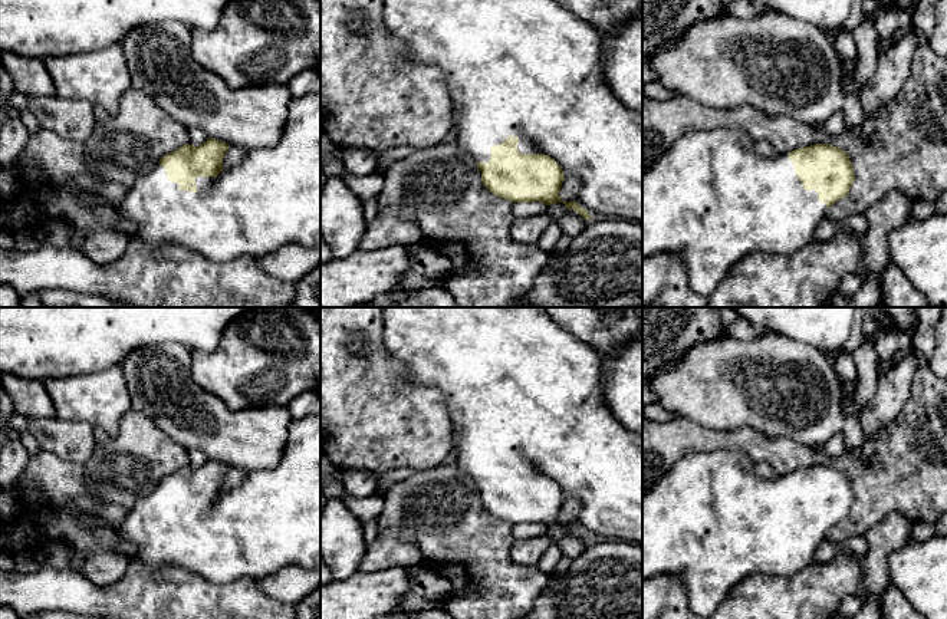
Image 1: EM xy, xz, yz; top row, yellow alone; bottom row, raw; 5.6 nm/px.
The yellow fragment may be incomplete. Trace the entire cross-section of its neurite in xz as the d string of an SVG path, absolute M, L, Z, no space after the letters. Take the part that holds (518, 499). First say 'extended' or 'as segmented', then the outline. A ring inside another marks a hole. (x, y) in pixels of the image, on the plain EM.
extended; M381 307L384 313L384 340L388 352L404 366L407 378L415 385L438 386L445 396L451 419L456 462L461 473L476 484L483 507L494 517L512 524L563 524L583 540L616 539L642 546L642 435L622 427L604 401L604 360L591 345L555 323L545 307ZM566 498L582 503L576 520L562 523L559 513Z

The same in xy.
extended; M320 414L292 421L289 439L274 468L249 471L239 487L224 491L228 468L214 460L198 468L187 465L141 497L118 529L121 537L137 547L132 557L148 569L187 569L211 583L230 583L240 577L260 580L286 566L320 572Z

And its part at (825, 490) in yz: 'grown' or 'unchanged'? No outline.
grown

